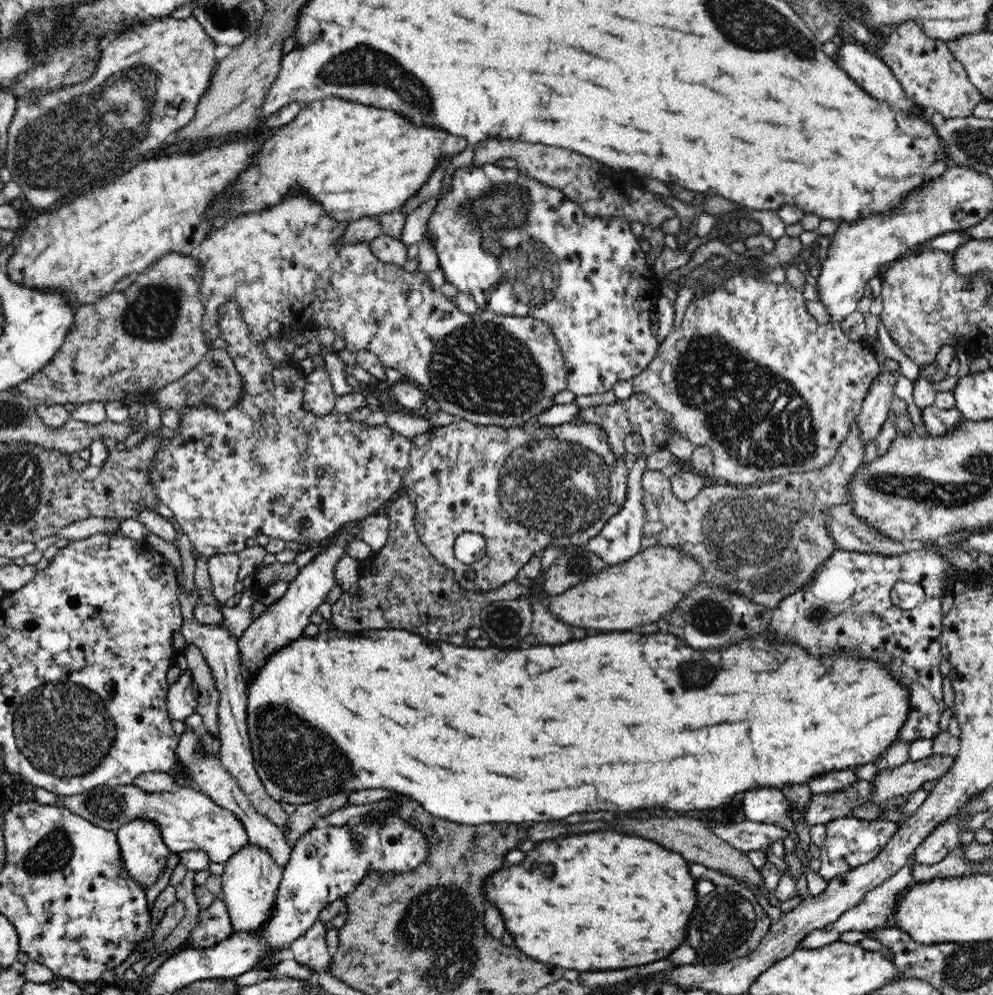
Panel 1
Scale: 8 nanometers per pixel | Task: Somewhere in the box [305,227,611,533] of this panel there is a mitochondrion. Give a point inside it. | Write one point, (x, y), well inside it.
(482, 368)

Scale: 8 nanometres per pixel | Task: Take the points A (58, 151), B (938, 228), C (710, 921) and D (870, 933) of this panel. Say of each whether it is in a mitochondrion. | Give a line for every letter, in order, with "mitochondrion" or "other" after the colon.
A: mitochondrion
B: other
C: mitochondrion
D: other

